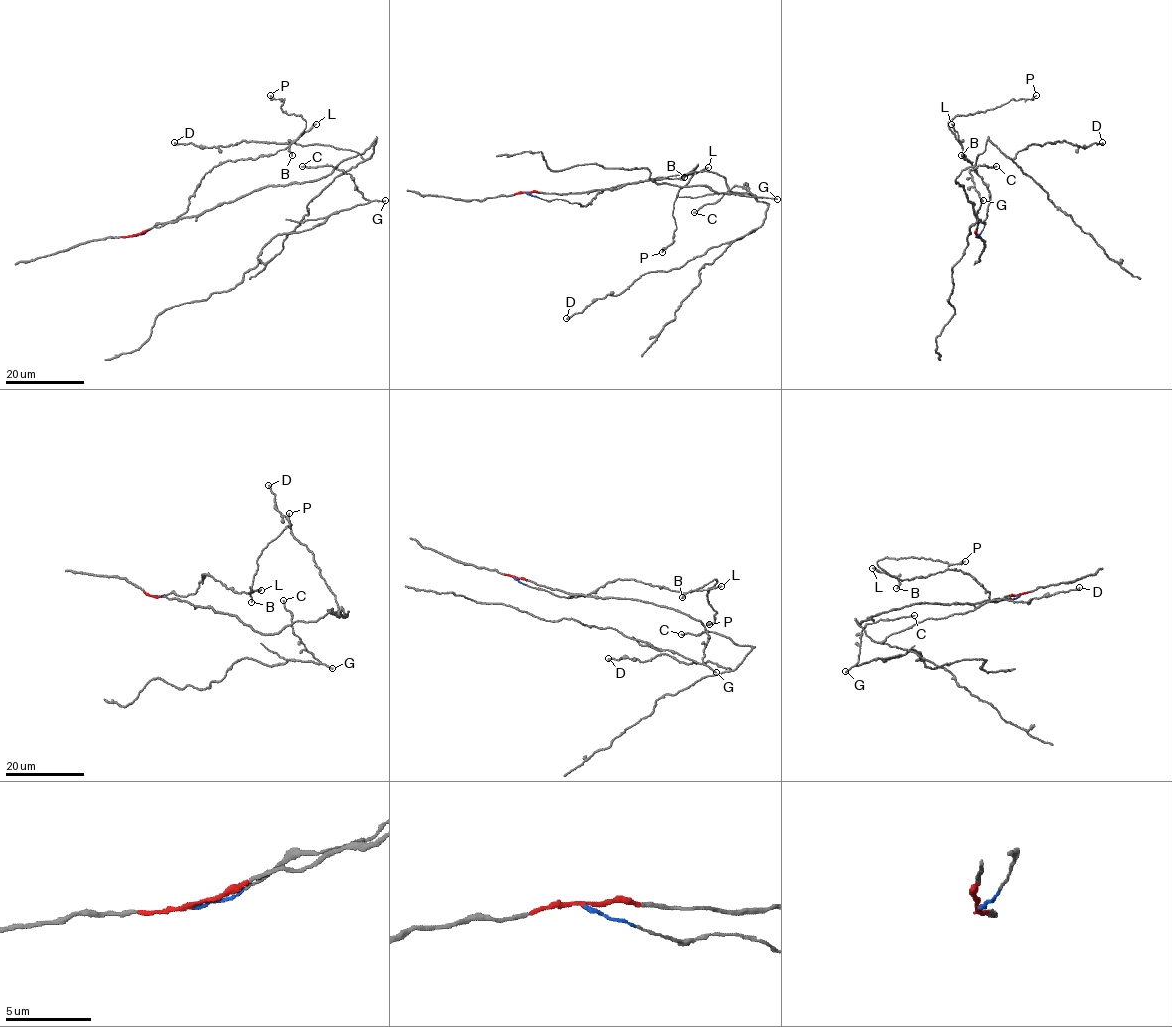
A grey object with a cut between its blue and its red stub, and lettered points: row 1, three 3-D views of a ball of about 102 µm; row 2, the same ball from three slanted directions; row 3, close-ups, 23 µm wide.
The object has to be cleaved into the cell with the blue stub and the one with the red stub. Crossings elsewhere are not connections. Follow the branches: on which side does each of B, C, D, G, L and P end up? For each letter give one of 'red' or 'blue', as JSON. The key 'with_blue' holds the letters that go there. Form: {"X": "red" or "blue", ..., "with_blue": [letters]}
{"B": "blue", "C": "red", "D": "red", "G": "red", "L": "blue", "P": "blue", "with_blue": ["B", "L", "P"]}

